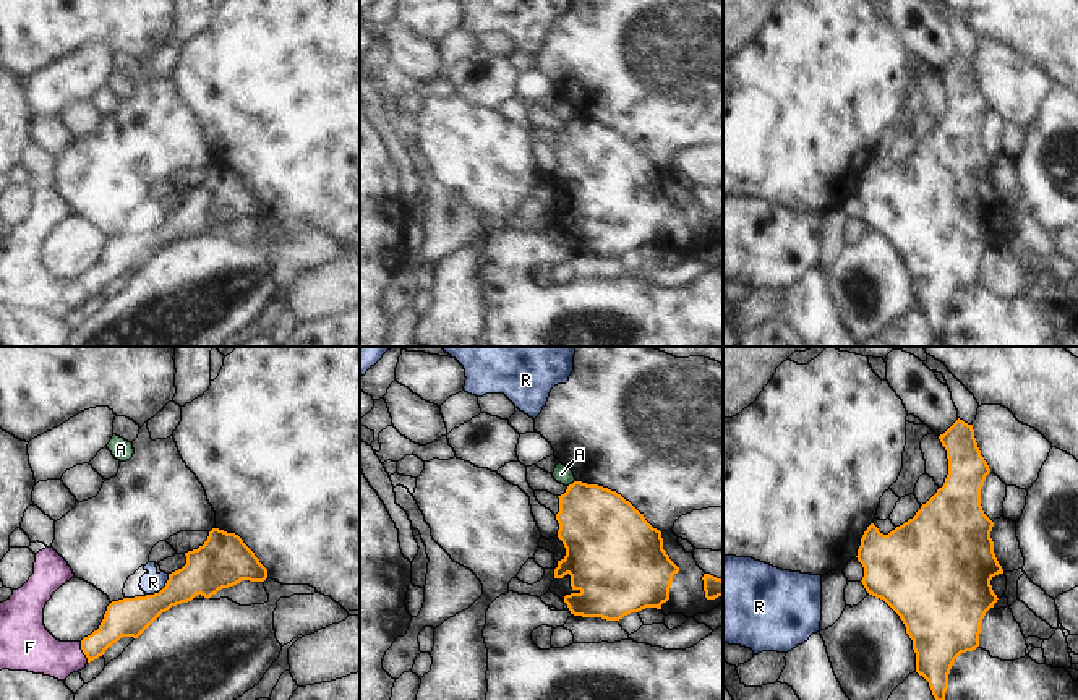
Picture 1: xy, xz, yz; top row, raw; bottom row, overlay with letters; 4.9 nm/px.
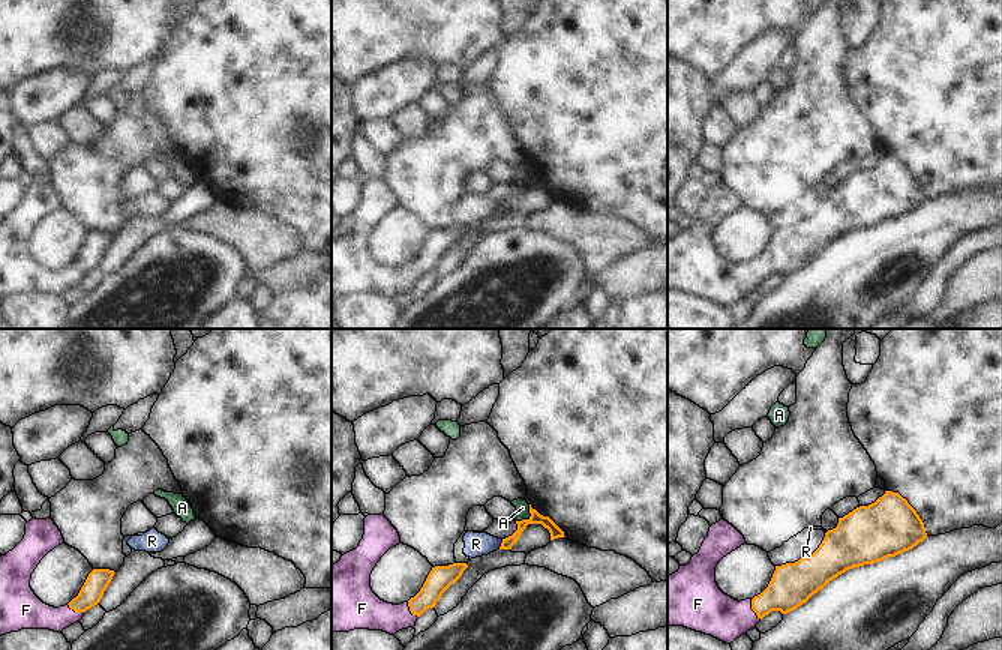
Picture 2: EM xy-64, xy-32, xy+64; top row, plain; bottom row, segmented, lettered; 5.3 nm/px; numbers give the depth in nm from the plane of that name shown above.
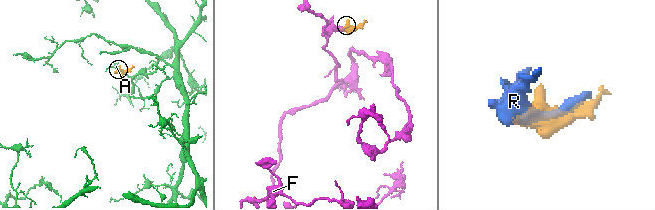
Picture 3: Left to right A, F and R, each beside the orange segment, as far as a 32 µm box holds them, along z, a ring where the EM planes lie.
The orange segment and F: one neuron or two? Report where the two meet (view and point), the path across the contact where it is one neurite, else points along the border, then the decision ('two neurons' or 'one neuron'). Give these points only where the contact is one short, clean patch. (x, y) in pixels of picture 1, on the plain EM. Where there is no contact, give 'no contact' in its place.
xy (83, 289) | one neuron

